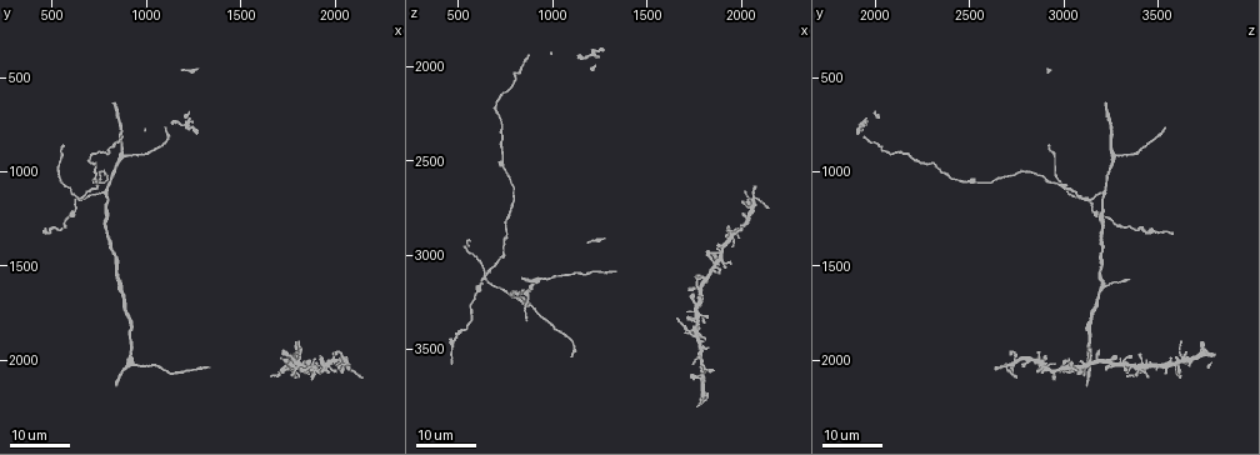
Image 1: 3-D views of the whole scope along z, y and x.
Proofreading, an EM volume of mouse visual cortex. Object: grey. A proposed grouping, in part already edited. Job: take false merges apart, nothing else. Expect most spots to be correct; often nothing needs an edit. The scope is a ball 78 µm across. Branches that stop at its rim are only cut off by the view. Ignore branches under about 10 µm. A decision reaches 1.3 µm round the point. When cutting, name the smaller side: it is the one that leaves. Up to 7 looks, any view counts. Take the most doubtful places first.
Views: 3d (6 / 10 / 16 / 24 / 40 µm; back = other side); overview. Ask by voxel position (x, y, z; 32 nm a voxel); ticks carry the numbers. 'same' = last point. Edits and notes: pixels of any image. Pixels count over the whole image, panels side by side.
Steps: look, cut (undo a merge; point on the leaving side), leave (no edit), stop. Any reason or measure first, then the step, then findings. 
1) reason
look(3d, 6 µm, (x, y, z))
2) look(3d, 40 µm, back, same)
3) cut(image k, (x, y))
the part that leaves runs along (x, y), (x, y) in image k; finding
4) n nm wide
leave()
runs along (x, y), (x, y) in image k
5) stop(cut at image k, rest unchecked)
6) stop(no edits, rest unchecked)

looks like a crossing
look(3d, 24 µm, (630, 1140, 3120))

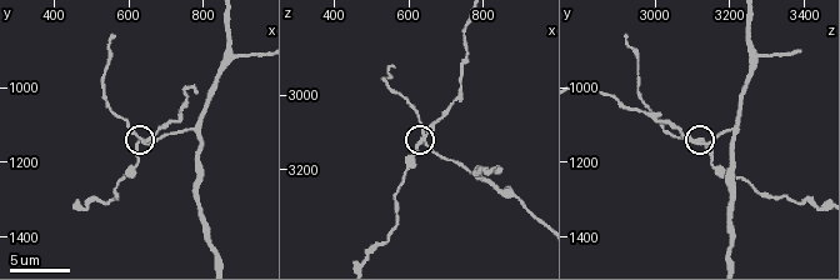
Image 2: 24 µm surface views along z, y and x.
zoom in
look(3d, 6 µm, (640, 1140, 3120))

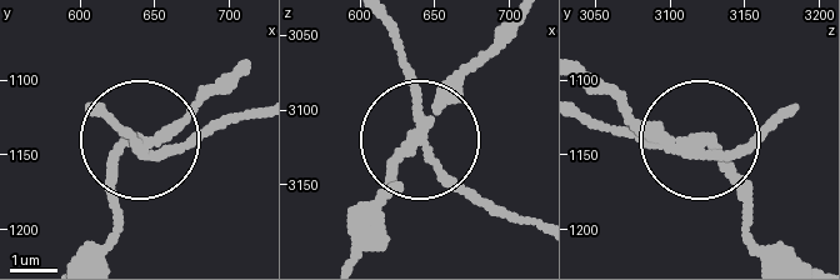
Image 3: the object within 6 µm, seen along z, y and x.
side arm 20 µm
cut(image 3, (175, 151))
the part that leaves runs along (143, 149), (250, 113) in image 3; two neurons meet here

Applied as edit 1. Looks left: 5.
look(overview)

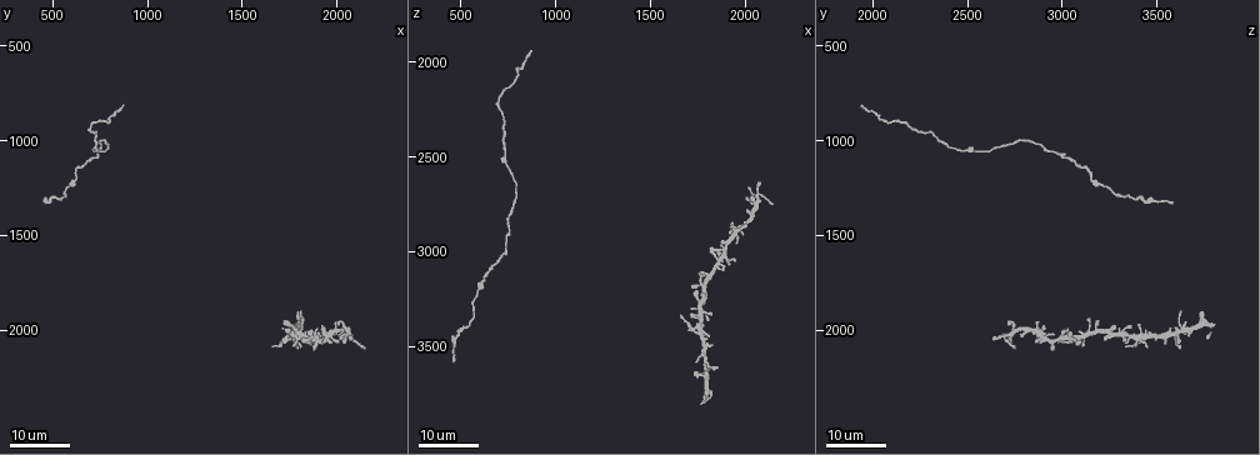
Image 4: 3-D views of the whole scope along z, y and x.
two arms in line, one across
look(3d, 24 µm, (750, 1080, 2980))

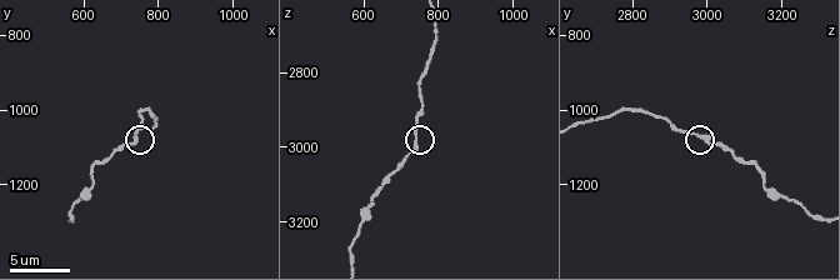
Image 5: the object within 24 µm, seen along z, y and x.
look(3d, 10 µm, (740, 1060, 2980))

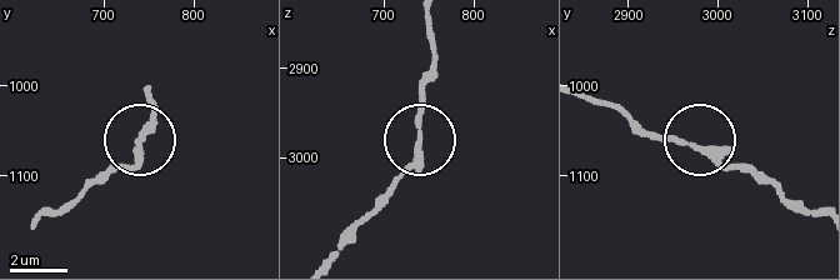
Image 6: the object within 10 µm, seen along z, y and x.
leave()
runs along (331, 254), (415, 154), (423, 78) in image 6; one neuron here

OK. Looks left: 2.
stop(cut at image 3, rest unchecked)

